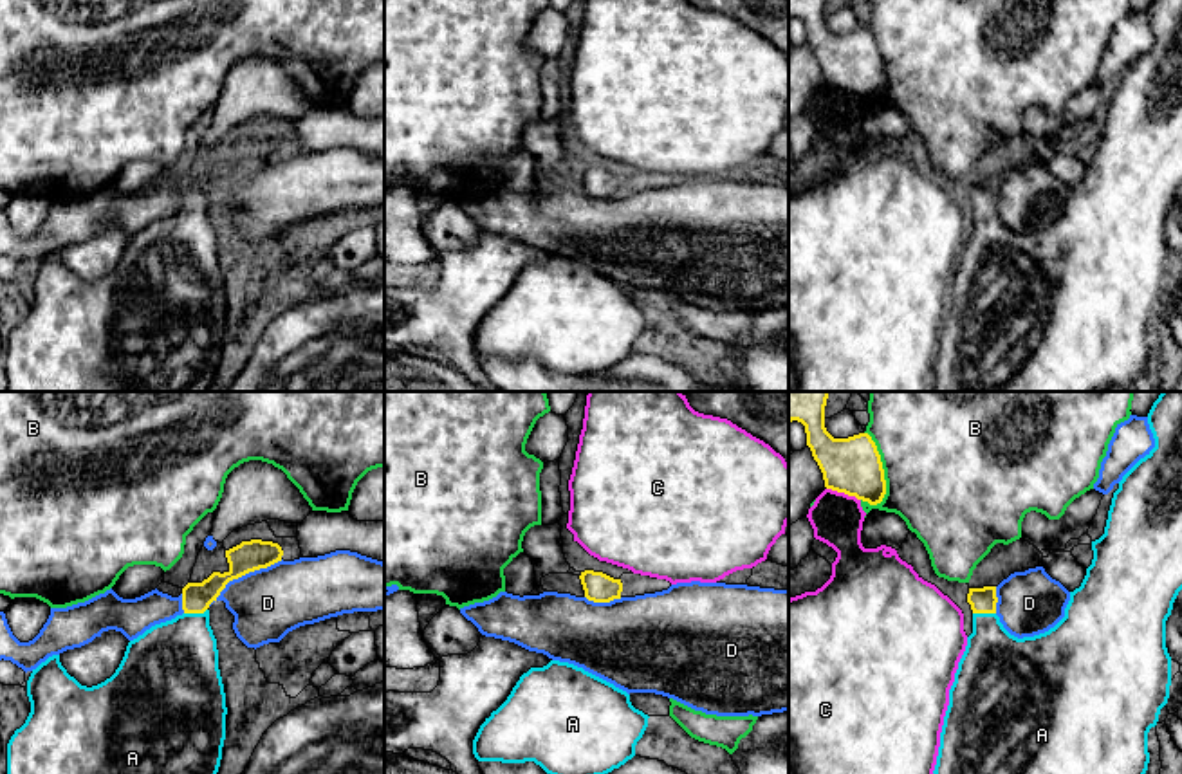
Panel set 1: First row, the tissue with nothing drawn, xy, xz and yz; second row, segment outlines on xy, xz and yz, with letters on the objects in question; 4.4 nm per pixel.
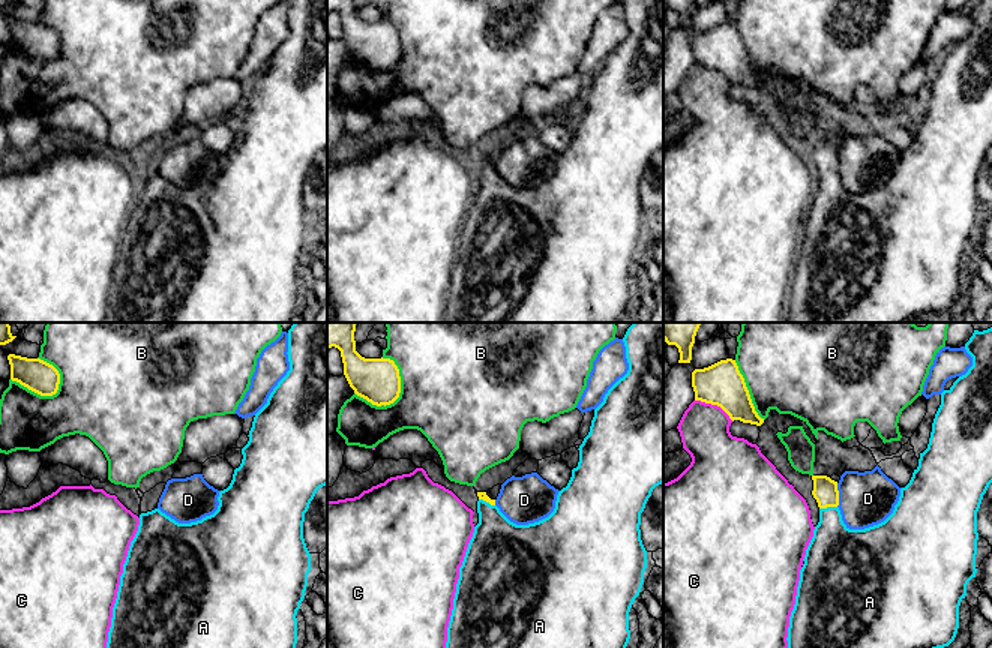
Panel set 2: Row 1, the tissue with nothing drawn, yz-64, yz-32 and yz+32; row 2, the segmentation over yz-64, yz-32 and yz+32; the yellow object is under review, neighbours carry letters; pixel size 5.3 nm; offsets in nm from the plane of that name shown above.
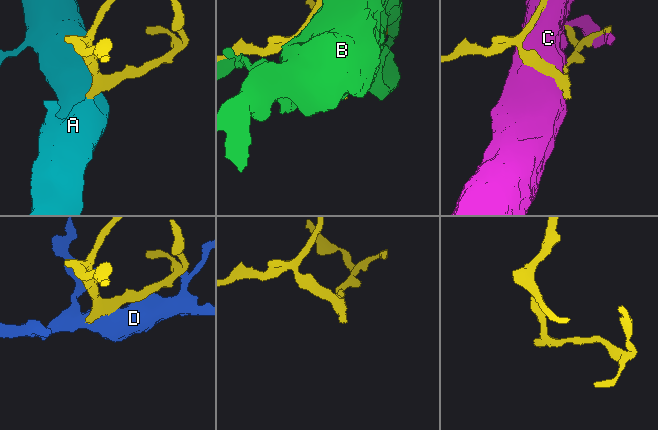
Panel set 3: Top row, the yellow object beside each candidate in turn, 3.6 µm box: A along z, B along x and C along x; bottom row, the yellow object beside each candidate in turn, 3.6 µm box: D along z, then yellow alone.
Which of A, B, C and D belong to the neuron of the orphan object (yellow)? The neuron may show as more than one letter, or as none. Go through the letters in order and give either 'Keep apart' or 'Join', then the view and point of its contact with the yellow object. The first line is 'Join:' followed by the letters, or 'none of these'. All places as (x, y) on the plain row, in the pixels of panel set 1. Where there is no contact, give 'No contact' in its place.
Join: A
A: Join. Touches yellow at xy (195, 208)
B: Keep apart. Touches yellow at yz (883, 65)
C: Keep apart. Touches yellow at yz (843, 87)
D: Keep apart. Touches yellow at xy (244, 170)

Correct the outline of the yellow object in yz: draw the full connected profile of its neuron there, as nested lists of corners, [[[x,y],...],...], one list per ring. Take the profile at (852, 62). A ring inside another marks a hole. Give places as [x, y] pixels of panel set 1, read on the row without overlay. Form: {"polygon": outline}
{"polygon": [[[789,0],[789,18],[805,22],[807,41],[817,58],[825,83],[877,101],[886,90],[884,65],[868,29],[834,34],[825,23],[826,0]]]}

